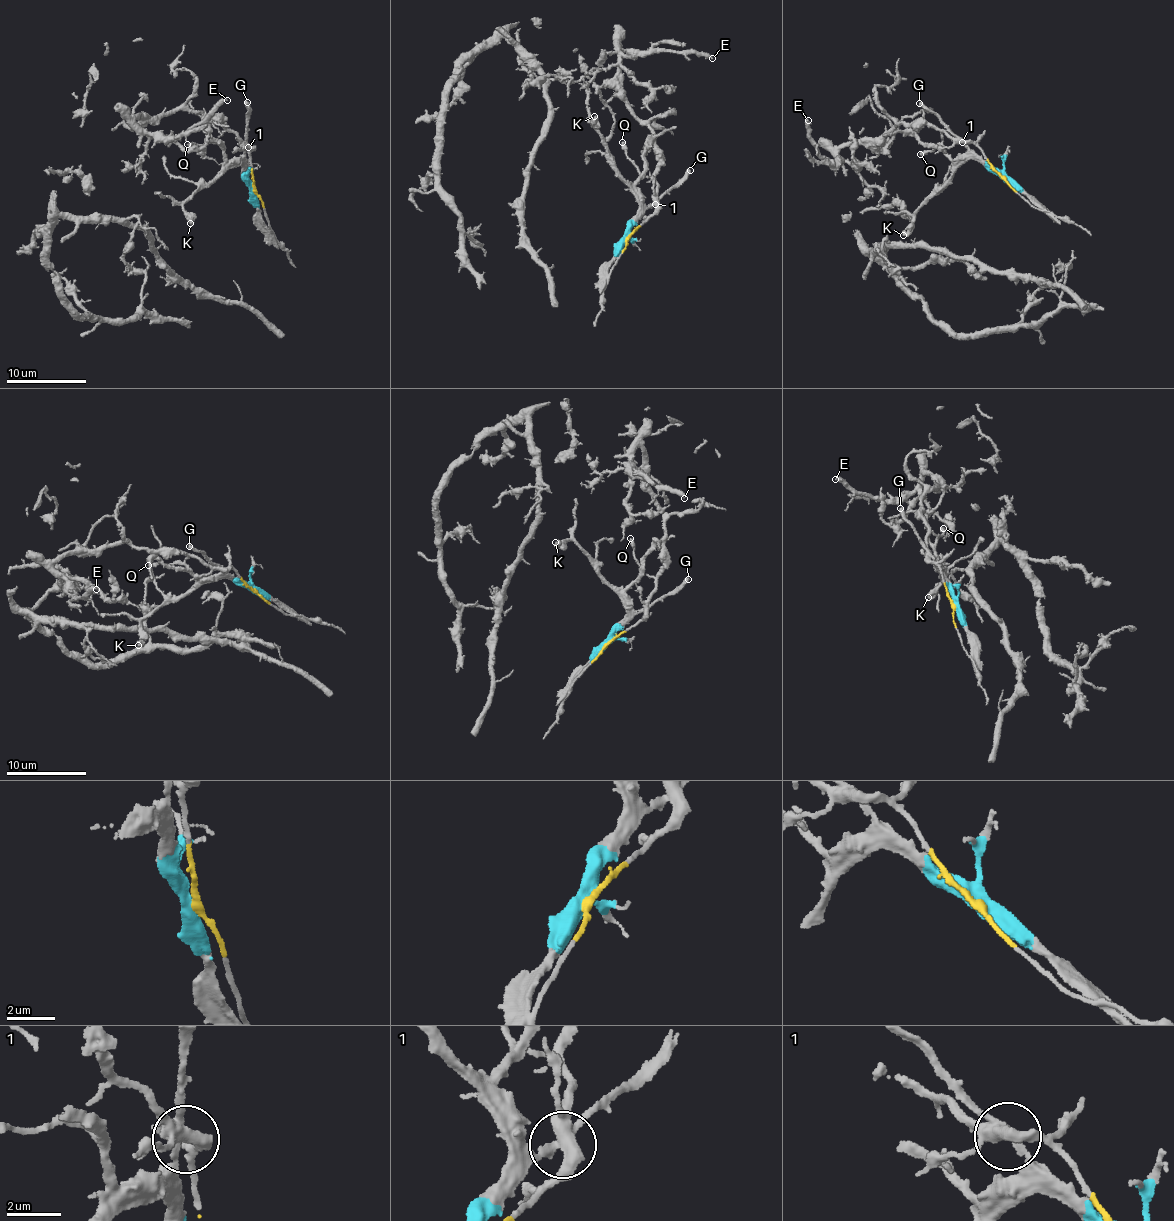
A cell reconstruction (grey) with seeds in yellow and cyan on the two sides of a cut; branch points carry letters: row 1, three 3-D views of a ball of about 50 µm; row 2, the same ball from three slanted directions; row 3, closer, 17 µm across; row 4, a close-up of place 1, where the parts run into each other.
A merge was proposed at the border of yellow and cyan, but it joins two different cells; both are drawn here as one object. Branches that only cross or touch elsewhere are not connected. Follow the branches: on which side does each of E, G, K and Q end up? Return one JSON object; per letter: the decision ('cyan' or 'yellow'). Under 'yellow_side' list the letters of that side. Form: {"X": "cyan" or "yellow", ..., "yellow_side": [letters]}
{"E": "yellow", "G": "cyan", "K": "cyan", "Q": "cyan", "yellow_side": ["E"]}

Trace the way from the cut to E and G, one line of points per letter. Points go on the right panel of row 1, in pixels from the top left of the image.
E: (1003, 177), (981, 149), (925, 124), (893, 124), (882, 137), (845, 145), (842, 160), (823, 161), (807, 121)
G: (1003, 177), (919, 102)

